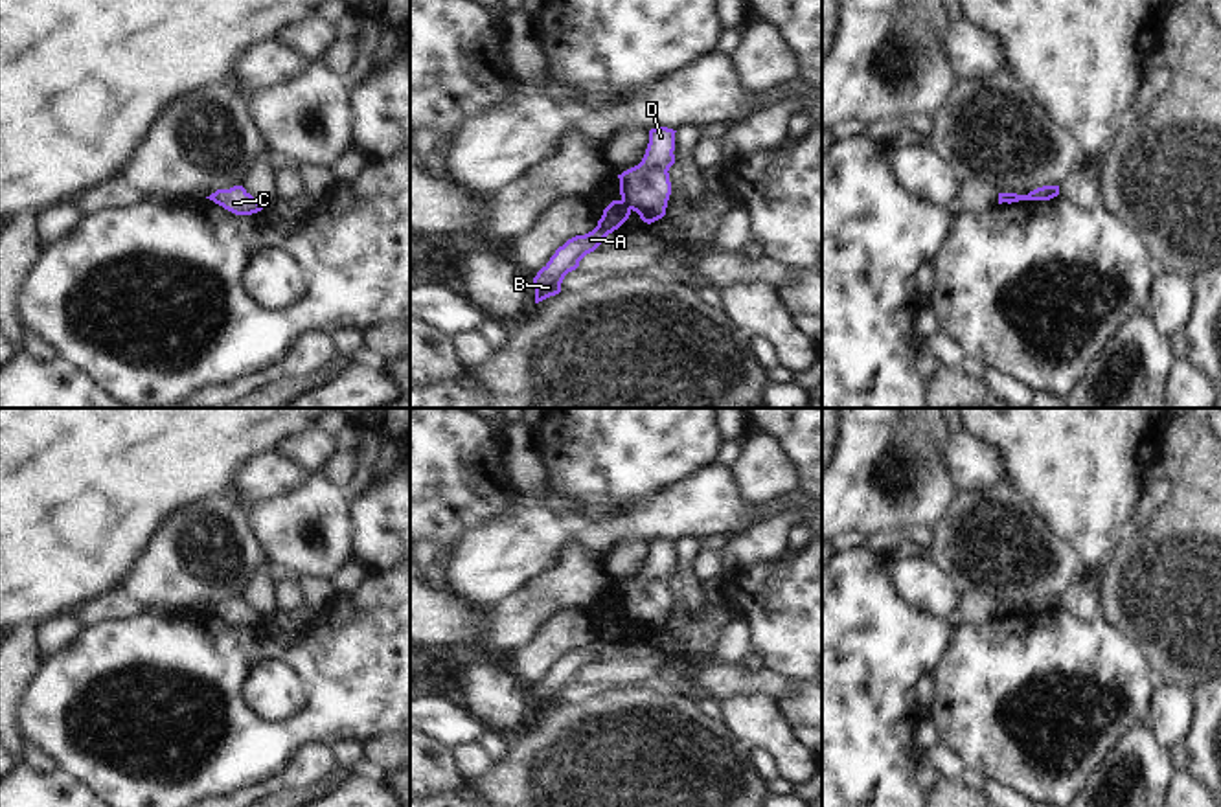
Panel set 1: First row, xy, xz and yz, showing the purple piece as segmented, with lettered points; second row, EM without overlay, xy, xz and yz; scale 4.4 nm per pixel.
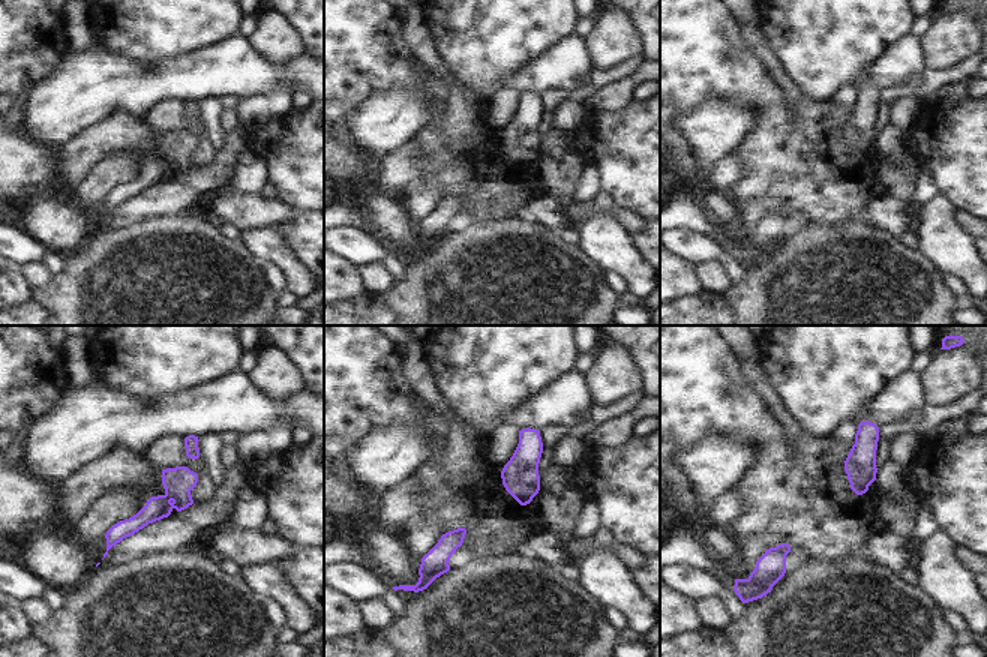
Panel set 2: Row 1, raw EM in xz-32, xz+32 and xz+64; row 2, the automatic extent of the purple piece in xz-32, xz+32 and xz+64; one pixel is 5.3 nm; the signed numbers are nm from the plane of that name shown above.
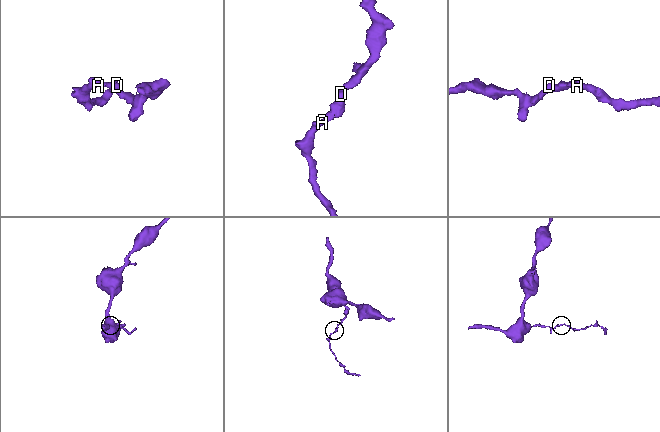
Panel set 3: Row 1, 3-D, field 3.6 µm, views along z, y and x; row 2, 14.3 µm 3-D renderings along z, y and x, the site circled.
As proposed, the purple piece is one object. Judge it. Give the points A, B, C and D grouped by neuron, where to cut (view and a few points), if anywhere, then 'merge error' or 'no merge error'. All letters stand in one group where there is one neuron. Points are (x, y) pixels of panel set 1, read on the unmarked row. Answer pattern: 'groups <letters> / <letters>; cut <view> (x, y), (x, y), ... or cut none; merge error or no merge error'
groups A B / C D; cut xz (622, 611), (629, 622); merge error

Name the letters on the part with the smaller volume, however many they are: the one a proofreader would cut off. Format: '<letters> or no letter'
A, B

